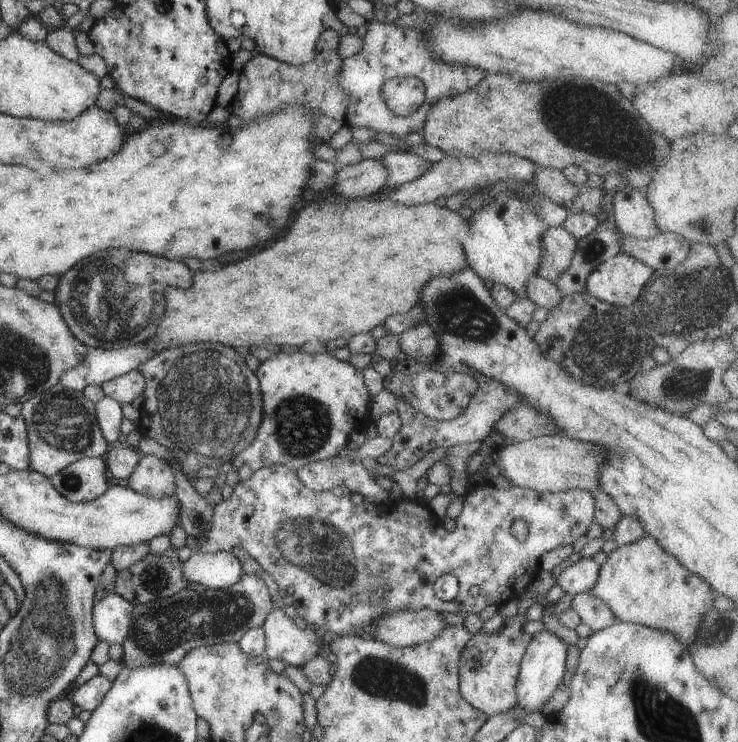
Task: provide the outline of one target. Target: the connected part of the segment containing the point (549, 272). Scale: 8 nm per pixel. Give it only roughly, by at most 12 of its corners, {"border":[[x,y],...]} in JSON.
{"border":[[561,225],[541,233],[537,276],[555,282],[577,239]]}

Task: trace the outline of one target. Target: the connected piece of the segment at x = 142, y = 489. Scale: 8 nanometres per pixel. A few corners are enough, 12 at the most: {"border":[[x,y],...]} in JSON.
{"border":[[141,454],[128,478],[131,490],[148,497],[175,493],[166,460]]}

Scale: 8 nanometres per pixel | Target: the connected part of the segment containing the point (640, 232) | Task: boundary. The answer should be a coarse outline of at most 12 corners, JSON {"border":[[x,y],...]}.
{"border":[[642,189],[612,195],[619,232],[638,239],[662,233]]}

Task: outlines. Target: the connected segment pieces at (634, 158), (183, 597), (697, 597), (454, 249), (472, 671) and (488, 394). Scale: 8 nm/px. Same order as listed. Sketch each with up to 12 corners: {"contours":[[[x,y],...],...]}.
{"contours":[[[488,73],[421,136],[604,178],[669,156],[618,87]],[[261,576],[133,608],[122,667],[238,643],[273,608]],[[649,535],[618,545],[588,592],[617,621],[687,648],[712,588]],[[304,206],[264,250],[164,290],[148,342],[368,333],[468,266],[465,219]],[[525,614],[473,635],[460,693],[488,716],[517,704],[520,664],[534,635]],[[478,372],[460,417],[435,421],[404,398],[376,462],[412,469],[438,447],[482,442],[518,396]]]}

